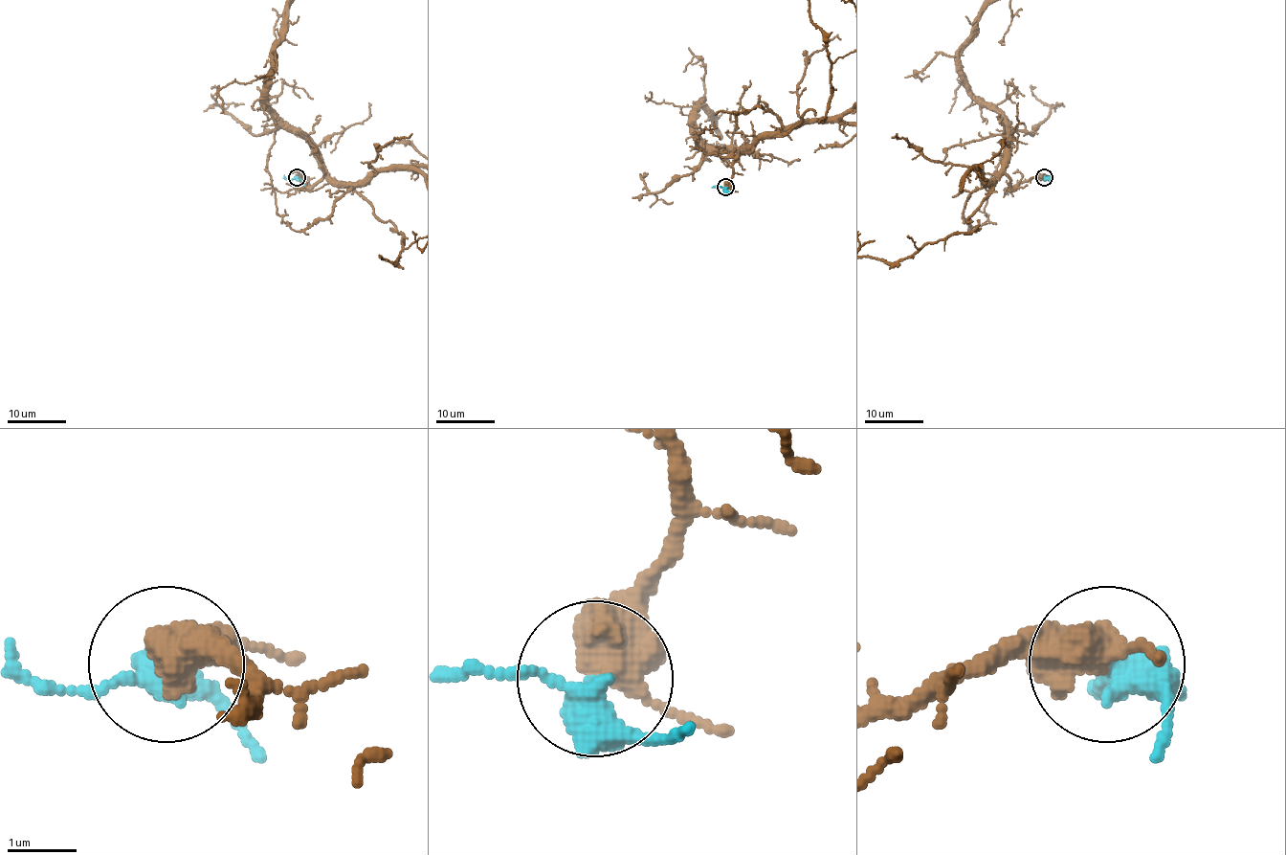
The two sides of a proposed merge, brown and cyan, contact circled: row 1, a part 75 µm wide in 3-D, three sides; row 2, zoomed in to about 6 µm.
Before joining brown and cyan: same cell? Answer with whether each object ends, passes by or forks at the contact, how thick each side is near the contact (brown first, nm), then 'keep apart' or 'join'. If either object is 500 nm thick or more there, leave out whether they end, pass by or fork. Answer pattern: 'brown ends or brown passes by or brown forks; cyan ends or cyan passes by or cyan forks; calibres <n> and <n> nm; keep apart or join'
calibres 550 and 360 nm; join

